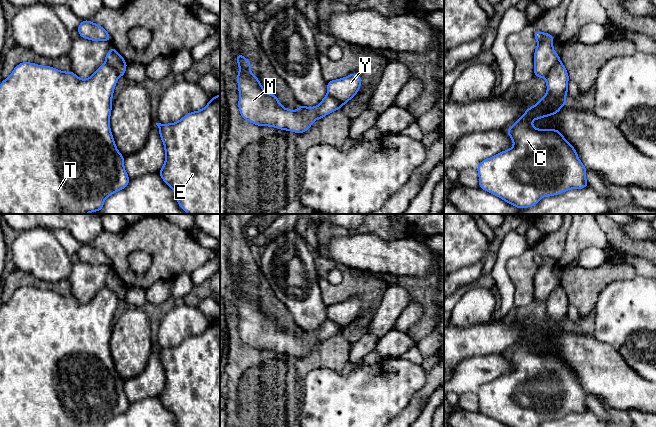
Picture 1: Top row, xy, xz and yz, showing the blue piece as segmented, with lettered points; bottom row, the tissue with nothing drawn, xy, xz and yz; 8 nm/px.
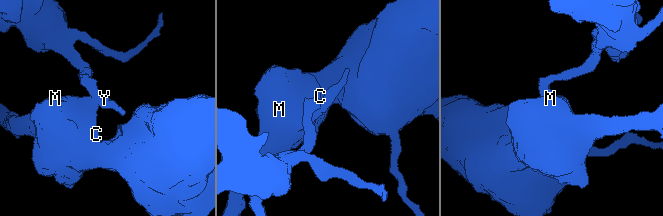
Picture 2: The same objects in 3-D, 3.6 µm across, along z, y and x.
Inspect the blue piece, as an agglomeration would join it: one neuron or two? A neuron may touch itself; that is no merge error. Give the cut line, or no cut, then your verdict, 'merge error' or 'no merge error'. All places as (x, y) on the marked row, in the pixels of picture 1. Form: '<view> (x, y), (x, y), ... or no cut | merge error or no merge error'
yz (559, 60), (545, 78) | merge error

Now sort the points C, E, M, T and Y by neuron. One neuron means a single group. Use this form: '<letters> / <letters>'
C E M T / Y

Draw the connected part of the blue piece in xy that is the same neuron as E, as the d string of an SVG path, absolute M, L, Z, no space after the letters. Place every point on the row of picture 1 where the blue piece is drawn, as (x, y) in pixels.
M220 94L210 98L210 101L203 109L190 112L175 123L156 123L156 125L159 128L159 135L165 149L165 162L158 173L174 191L178 205L187 214L220 214Z

